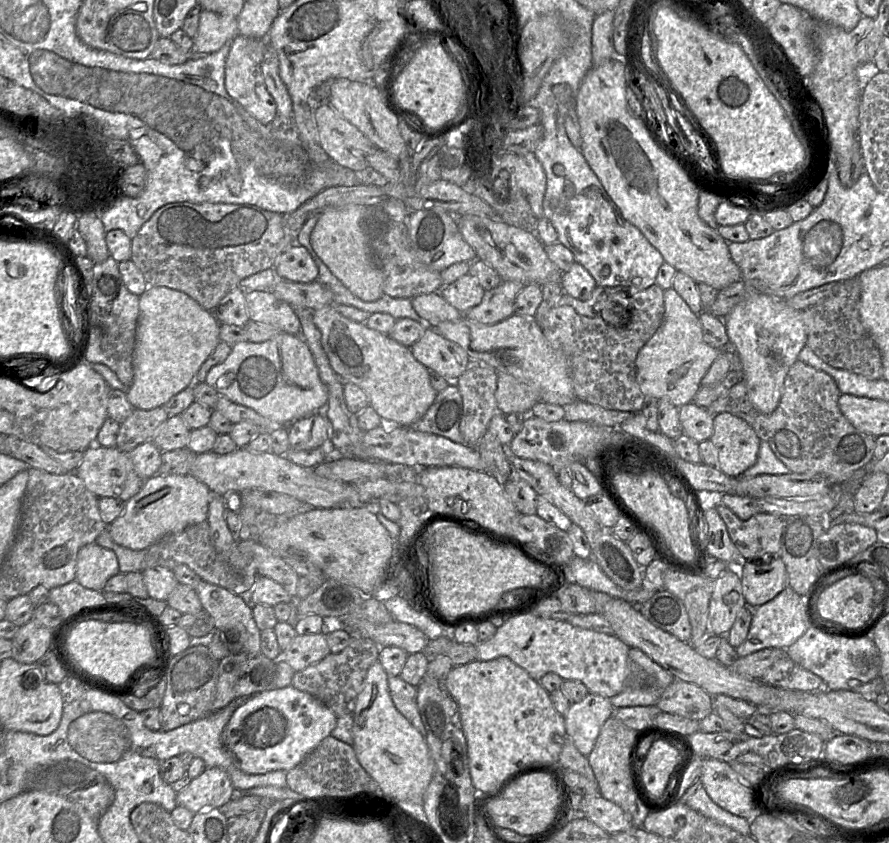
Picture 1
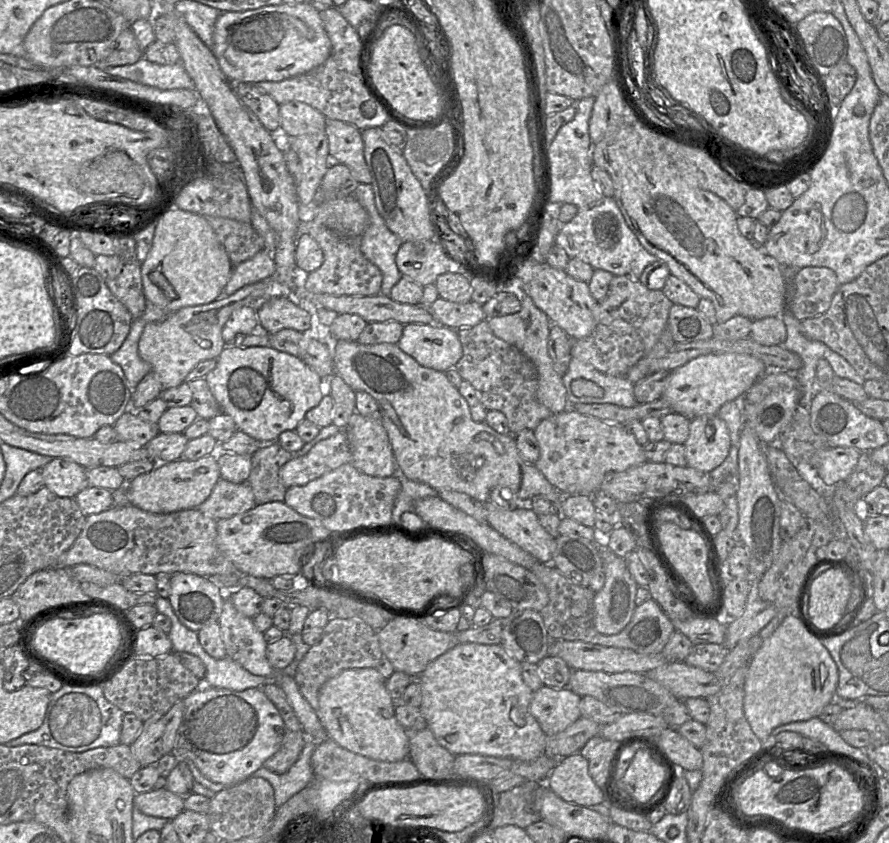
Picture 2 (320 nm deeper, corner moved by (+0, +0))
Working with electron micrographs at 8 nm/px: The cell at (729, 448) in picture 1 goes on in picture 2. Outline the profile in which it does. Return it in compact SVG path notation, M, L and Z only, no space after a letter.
M717 414L690 420L689 436L684 443L687 466L711 472L725 461L731 446L728 427Z

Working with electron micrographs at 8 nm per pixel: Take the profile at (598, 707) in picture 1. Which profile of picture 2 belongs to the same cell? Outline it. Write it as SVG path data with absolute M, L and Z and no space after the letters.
M542 686L532 693L530 712L547 736L564 731L581 717L581 696L569 688Z

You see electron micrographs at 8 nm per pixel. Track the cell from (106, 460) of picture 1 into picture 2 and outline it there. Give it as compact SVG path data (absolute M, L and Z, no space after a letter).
M55 457L41 469L44 485L60 497L75 498L89 487L86 469L72 460Z

